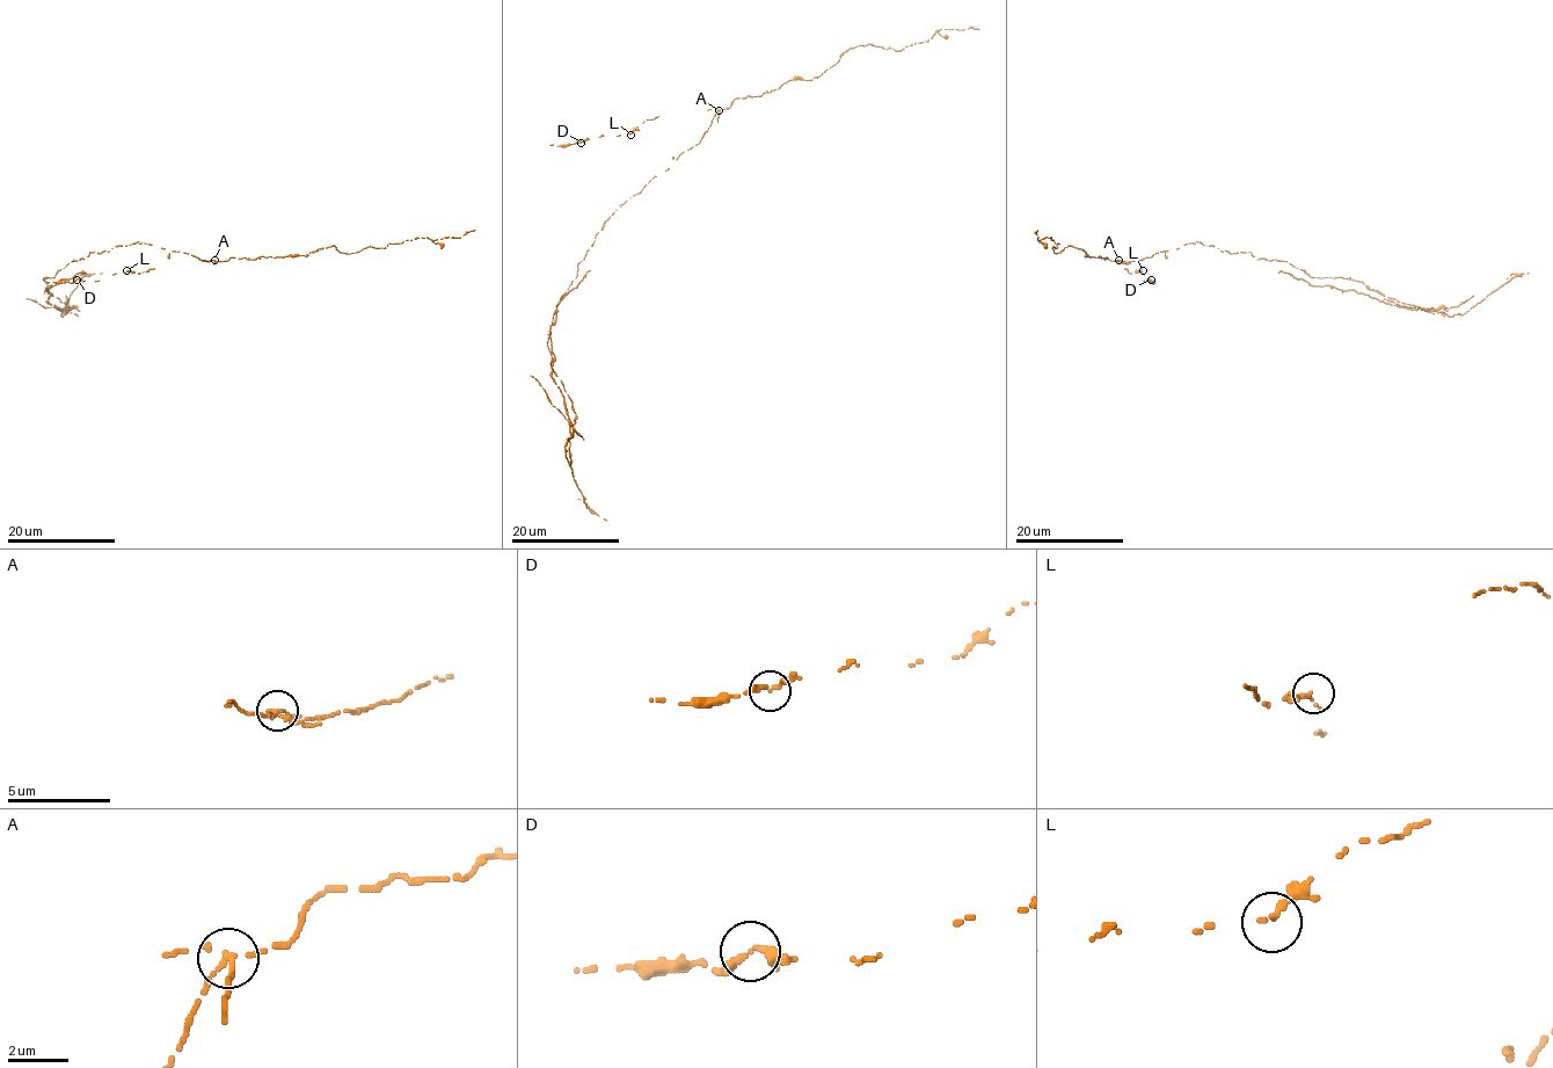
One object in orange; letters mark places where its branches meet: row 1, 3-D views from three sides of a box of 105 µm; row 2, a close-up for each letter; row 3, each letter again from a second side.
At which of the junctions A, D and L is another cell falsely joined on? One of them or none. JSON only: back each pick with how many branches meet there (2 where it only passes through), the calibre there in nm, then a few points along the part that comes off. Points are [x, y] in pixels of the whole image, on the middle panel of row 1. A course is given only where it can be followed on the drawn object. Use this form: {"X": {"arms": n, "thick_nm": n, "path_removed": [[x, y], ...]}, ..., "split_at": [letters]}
{"A": {"arms": 2, "thick_nm": 200}, "split_at": ["A"]}

